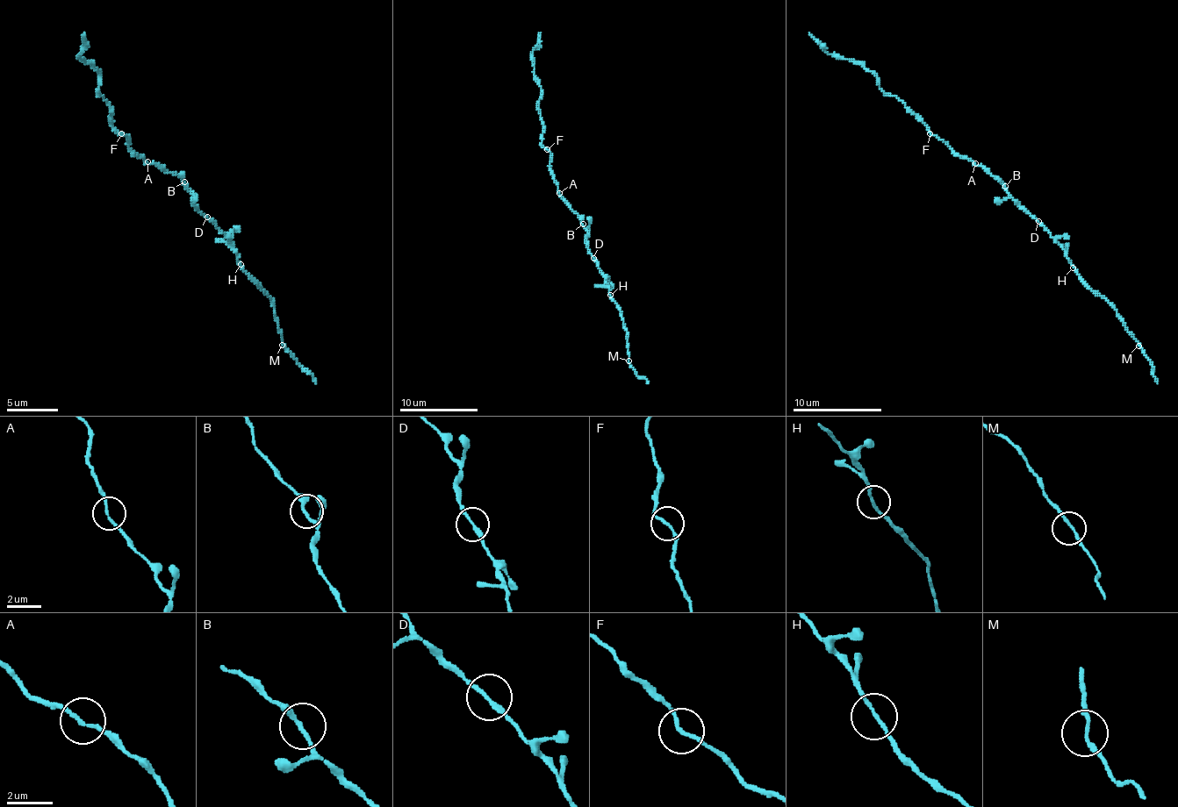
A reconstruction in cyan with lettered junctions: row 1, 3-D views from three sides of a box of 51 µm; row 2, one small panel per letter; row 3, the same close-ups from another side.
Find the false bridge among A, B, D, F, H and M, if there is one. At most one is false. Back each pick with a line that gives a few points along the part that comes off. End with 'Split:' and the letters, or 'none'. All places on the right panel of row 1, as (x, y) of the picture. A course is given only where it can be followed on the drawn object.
Split: none

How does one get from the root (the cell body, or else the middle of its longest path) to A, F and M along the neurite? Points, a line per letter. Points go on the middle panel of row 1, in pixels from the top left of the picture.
A: (581, 222), (559, 193)
F: (581, 222), (559, 193), (549, 166), (550, 153), (547, 149)
M: (581, 222), (587, 232), (586, 247), (603, 274), (608, 295), (628, 332), (628, 360)

